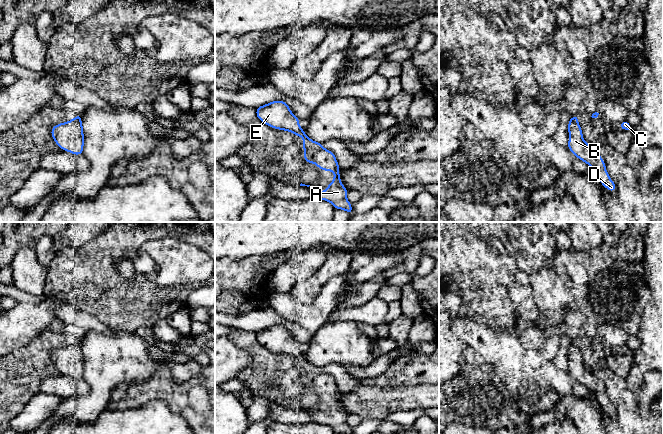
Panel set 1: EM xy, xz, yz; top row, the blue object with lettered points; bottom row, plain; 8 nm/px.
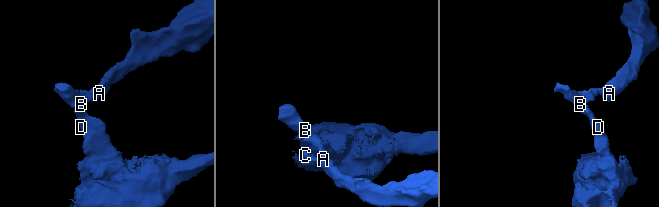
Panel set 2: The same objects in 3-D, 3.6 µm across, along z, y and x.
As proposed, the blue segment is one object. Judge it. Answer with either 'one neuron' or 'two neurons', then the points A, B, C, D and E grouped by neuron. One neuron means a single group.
two neurons | A C / B D E

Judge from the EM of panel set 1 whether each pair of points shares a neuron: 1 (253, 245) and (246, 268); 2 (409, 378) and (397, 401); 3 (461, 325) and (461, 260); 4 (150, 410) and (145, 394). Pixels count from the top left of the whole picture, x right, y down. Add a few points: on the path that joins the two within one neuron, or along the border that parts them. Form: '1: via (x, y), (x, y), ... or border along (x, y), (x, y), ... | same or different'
1: border along (268, 254), (252, 255), (236, 260), (225, 257) | different
2: border along (428, 384), (394, 385), (382, 388) | different
3: border along (452, 319), (467, 317), (483, 326) | different
4: border along (167, 400), (149, 400), (140, 406), (126, 409) | different

